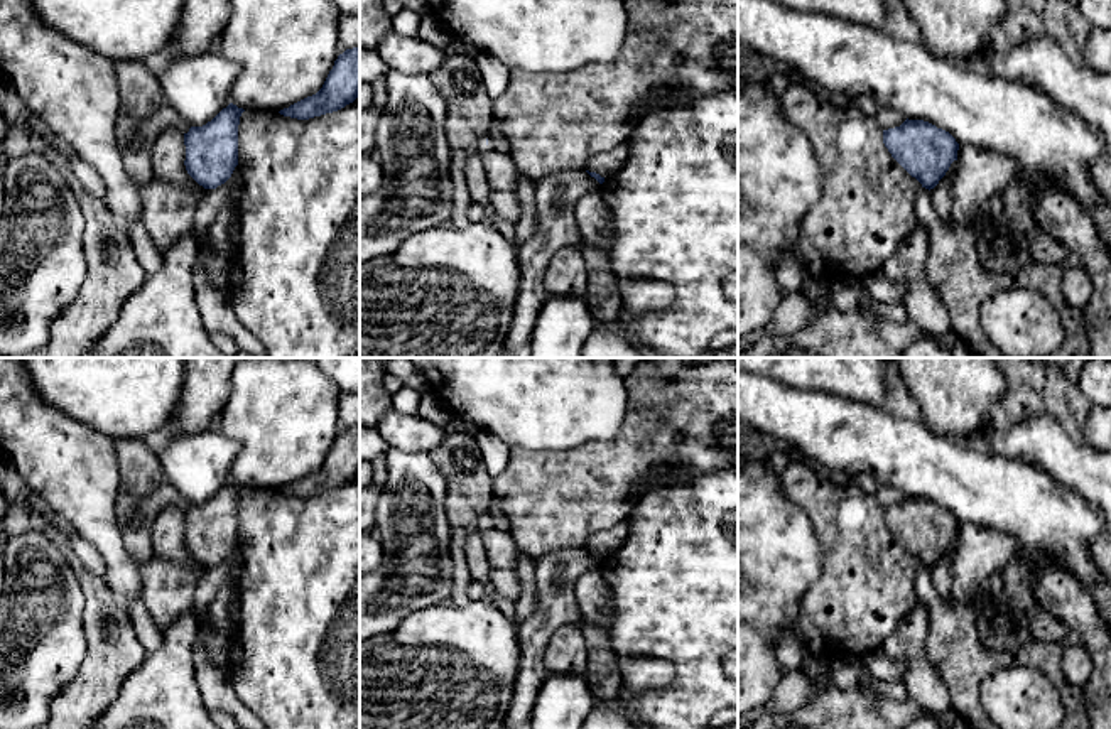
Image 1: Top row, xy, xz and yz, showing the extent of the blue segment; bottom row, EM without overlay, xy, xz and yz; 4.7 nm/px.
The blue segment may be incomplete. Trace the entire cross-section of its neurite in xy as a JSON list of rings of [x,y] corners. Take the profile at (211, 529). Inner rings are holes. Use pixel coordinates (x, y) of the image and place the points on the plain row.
[[[230,481],[211,500],[184,511],[186,548],[204,567],[225,562],[238,543],[238,503],[243,489]]]

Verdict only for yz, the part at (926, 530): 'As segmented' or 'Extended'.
As segmented

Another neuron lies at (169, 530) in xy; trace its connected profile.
[[[167,506],[164,508],[152,528],[154,555],[167,559],[174,564],[198,564],[187,552],[184,511]]]

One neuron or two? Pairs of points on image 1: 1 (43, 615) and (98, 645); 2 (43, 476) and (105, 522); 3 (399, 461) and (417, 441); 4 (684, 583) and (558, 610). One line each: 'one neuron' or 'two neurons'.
1: two neurons
2: one neuron
3: two neurons
4: two neurons

